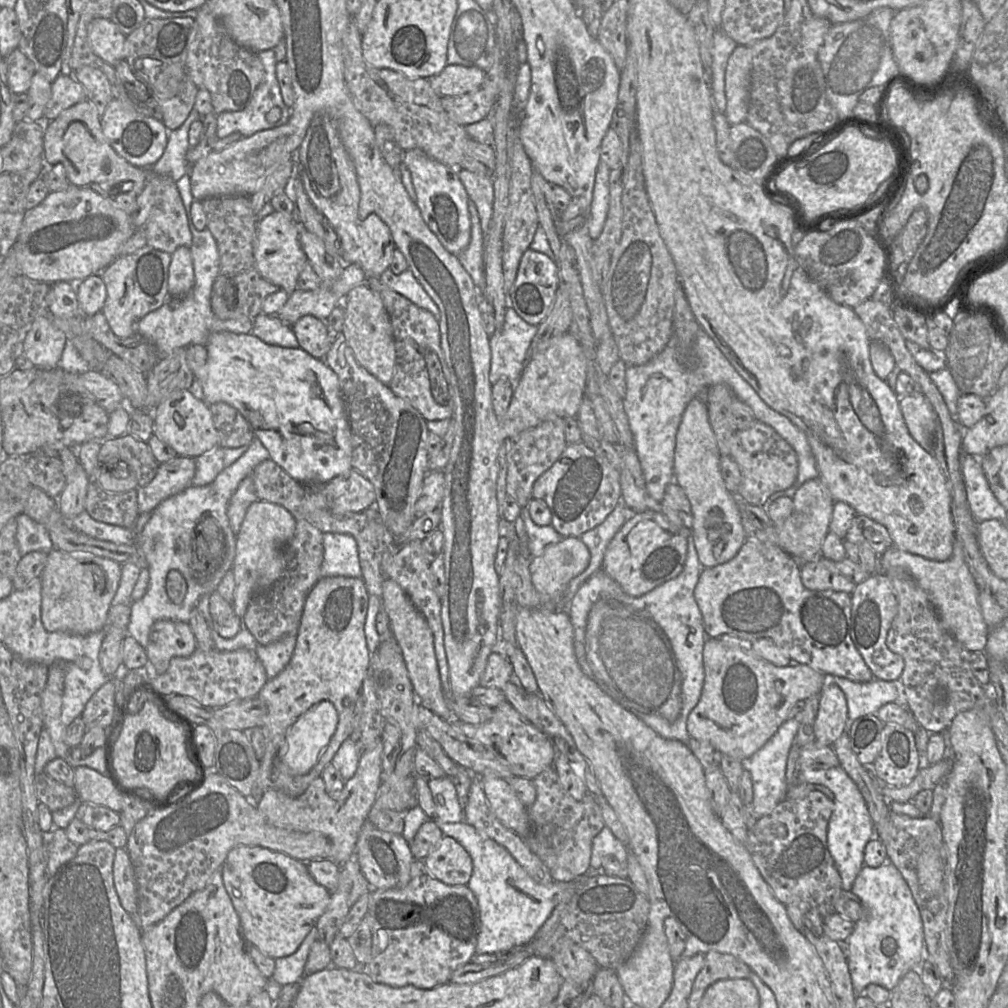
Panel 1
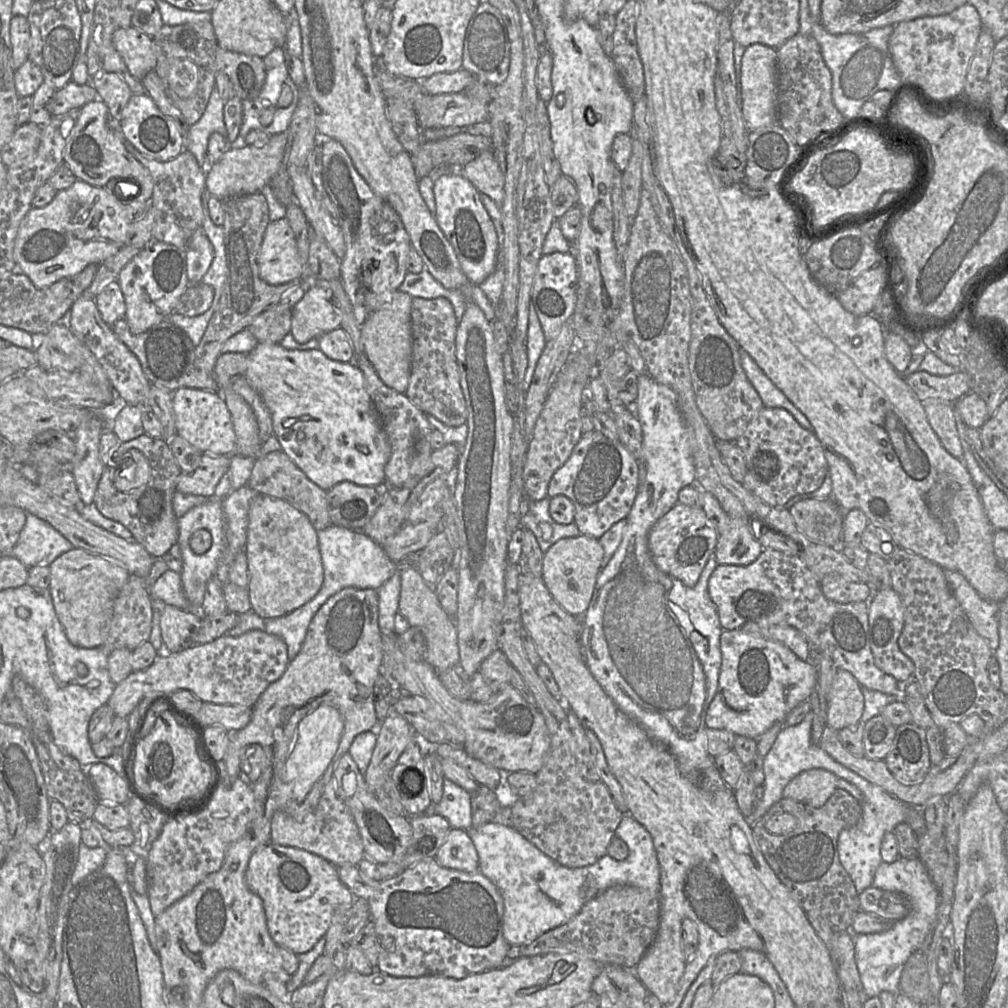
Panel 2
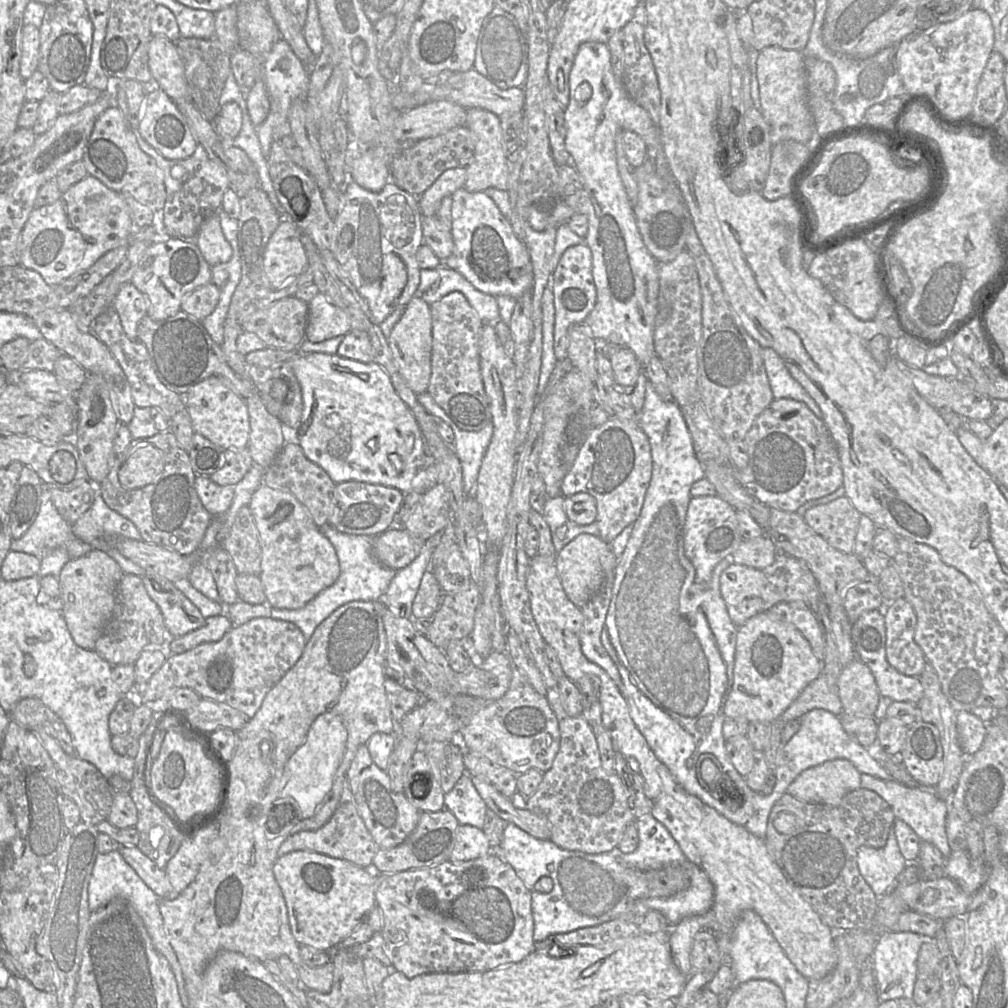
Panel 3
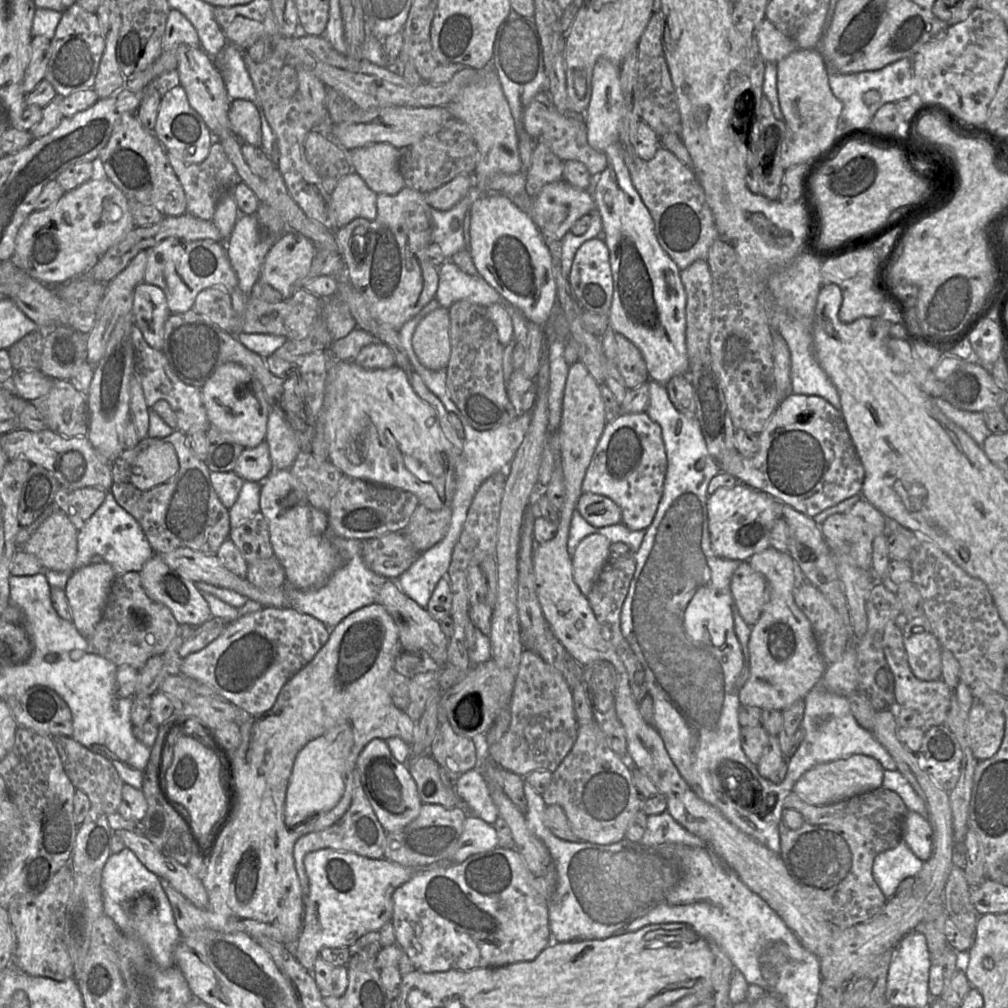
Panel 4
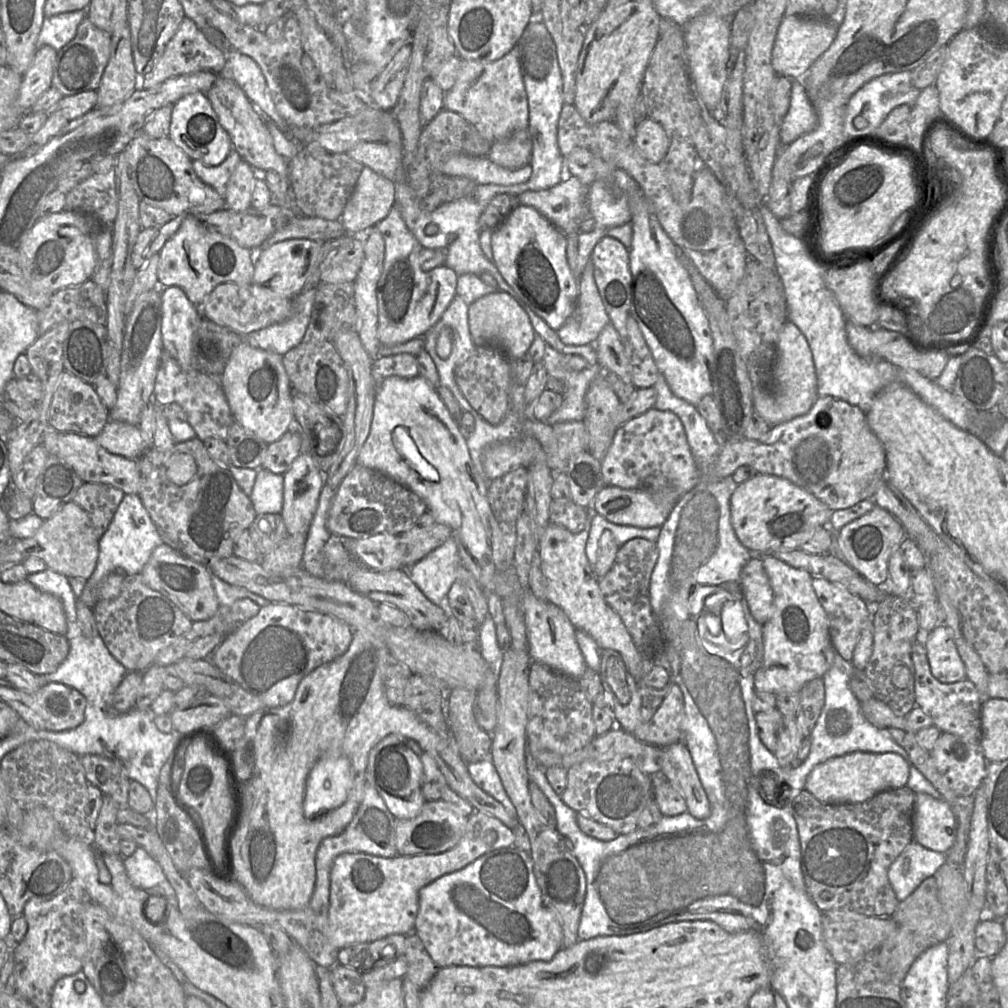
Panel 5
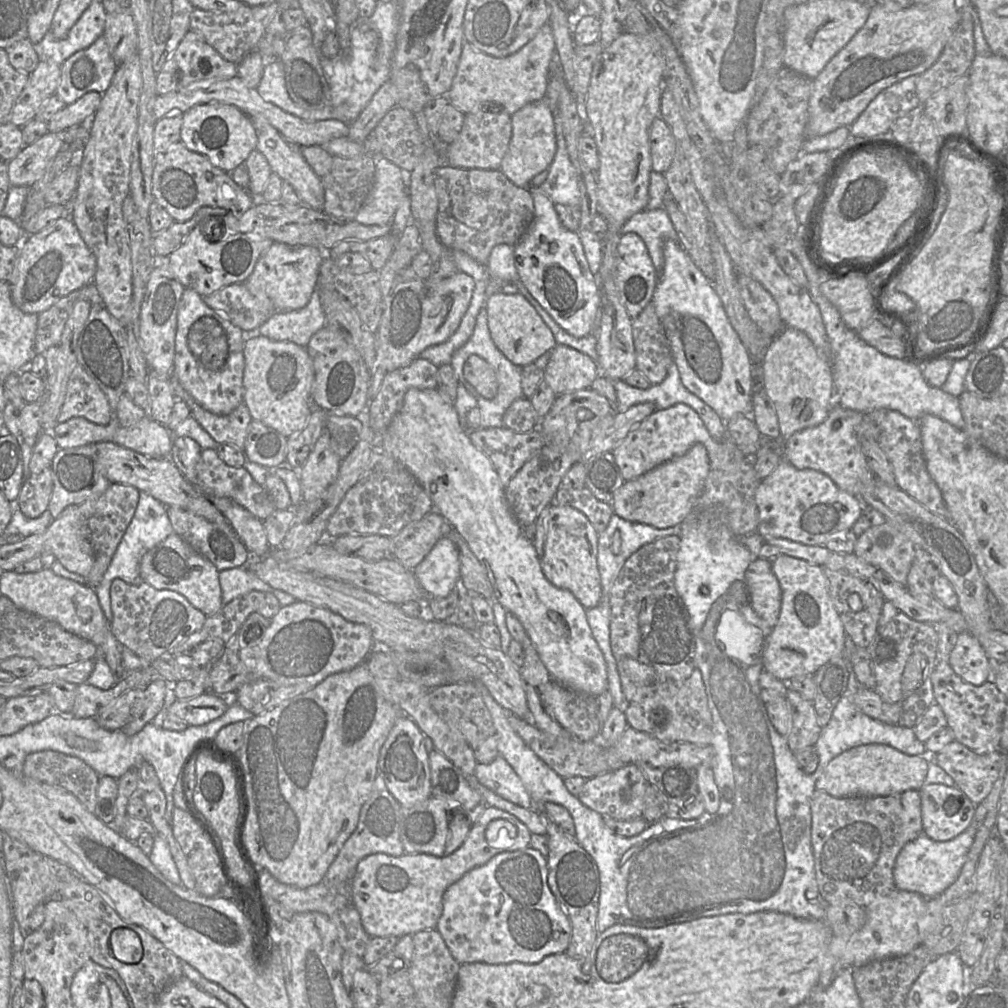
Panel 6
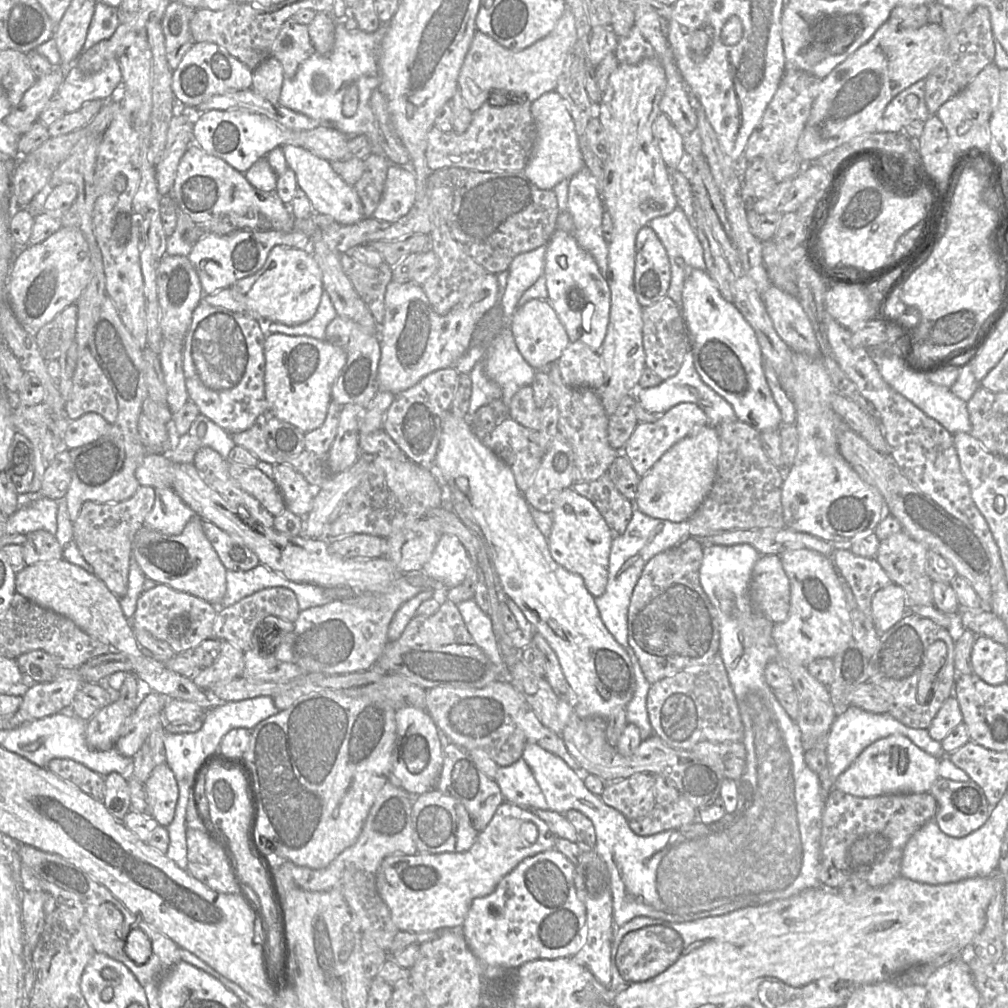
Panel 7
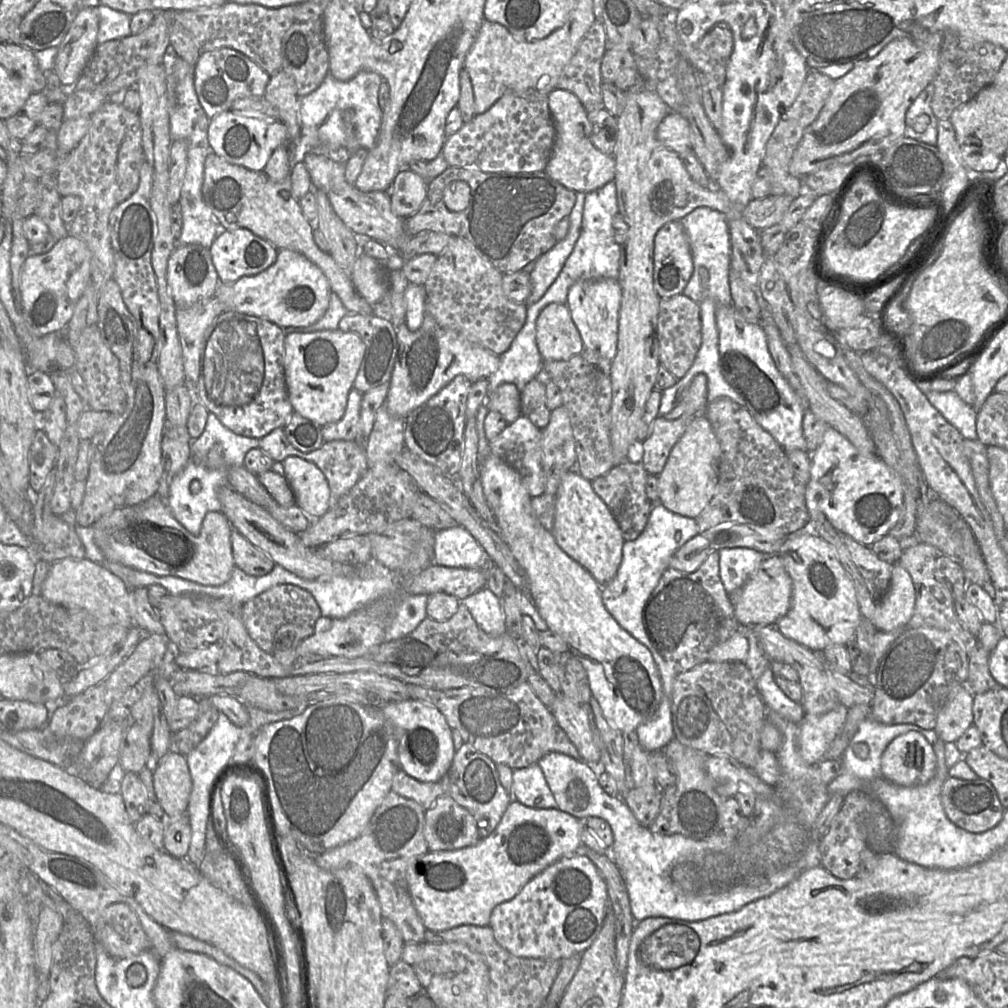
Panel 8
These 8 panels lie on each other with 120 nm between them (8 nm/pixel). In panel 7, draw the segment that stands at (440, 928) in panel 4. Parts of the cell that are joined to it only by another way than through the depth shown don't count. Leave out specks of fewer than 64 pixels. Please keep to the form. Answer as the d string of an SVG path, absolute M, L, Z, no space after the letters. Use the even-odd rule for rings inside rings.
M554 849L541 852L521 861L509 874L501 879L492 893L487 896L474 899L470 906L467 917L458 931L462 934L468 947L480 961L480 963L484 965L484 967L514 970L526 962L537 959L550 960L574 956L581 949L587 934L586 909L584 903L577 894L577 890L574 885L574 873L574 862L567 858L564 854Z

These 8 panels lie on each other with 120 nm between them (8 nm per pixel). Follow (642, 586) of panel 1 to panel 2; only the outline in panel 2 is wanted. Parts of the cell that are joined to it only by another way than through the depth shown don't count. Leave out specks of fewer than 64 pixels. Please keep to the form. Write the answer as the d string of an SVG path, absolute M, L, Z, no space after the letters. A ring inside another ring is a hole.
M676 504L661 517L648 534L648 549L657 568L687 587L694 587L711 556L717 540L718 528L701 507Z

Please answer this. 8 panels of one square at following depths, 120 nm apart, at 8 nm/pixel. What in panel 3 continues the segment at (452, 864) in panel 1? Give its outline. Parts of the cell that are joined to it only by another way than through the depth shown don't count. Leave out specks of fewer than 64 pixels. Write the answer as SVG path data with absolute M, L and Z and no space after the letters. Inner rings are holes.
M460 824L448 861L460 863L480 858L487 855L490 850L490 843L481 828Z

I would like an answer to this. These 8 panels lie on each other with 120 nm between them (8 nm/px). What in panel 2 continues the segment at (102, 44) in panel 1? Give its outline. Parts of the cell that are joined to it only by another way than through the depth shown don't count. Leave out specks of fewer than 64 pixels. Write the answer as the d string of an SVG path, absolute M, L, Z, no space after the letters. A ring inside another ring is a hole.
M126 28L117 30L112 41L133 77L141 80L146 74L154 71L157 55L151 36L134 28Z

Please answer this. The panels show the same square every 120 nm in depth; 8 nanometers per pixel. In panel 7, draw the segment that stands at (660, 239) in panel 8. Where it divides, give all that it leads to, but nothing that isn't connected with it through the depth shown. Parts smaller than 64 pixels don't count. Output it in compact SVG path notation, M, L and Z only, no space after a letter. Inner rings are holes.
M643 227L636 237L634 291L643 308L667 296L671 263L654 230Z

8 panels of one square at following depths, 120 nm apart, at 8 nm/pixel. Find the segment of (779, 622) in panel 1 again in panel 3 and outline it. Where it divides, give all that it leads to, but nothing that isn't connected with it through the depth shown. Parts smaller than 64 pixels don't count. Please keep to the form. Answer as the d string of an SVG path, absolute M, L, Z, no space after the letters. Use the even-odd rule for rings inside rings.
M779 552L774 563L764 569L731 564L721 574L720 592L730 619L740 627L756 615L783 602L804 602L815 614L819 586L807 564L799 558ZM883 610L864 612L852 622L851 639L856 659L867 665L875 679L881 696L897 702L917 704L923 696L923 687L918 677L910 677L900 673L889 664L886 658L886 628Z

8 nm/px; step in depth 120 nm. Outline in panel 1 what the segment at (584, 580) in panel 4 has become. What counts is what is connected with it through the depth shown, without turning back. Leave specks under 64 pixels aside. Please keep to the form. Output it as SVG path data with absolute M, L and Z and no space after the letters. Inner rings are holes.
M564 537L548 546L530 565L532 583L538 593L560 602L572 579L586 570L590 562L588 547L579 537Z

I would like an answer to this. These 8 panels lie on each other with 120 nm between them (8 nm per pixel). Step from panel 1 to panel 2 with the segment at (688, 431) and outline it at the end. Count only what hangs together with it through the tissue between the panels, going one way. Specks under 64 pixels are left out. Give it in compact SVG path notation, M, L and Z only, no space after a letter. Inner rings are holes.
M729 517L725 529L718 534L713 556L718 565L749 565L763 549L743 519Z

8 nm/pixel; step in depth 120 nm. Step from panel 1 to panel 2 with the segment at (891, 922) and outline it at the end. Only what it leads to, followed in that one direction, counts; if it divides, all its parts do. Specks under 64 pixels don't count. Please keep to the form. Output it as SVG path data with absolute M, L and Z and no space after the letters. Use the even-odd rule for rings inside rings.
M900 856L891 863L882 863L876 870L872 887L904 894L909 900L909 913L893 922L885 932L861 934L855 937L855 962L859 971L863 993L878 997L882 991L899 993L899 981L908 958L924 944L928 930L935 920L941 895L923 863Z

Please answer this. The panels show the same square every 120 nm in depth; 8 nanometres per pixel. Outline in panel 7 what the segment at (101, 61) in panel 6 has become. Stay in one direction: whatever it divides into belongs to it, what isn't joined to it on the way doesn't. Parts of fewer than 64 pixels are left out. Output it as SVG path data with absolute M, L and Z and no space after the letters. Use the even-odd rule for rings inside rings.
M116 59L109 60L97 73L84 74L74 63L67 69L56 96L63 103L65 113L79 110L91 100L109 101L114 91L123 86L123 78Z

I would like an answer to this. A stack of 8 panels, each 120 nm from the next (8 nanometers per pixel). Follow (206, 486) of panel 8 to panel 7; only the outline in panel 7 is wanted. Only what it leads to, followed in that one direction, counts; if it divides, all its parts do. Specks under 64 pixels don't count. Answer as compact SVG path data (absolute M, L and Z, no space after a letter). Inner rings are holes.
M200 413L188 432L179 436L176 449L166 451L162 455L176 463L190 464L193 463L194 456L200 448L209 447L228 459L230 451L236 445L231 433ZM155 488L154 506L142 526L166 535L179 535L195 515L174 490Z

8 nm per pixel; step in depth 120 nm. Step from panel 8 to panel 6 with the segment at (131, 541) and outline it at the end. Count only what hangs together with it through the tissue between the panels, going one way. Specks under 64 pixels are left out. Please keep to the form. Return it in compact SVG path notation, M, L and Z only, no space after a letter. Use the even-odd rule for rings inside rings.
M171 534L143 555L139 577L157 590L171 590L183 595L207 617L218 613L223 606L218 569L177 534Z

